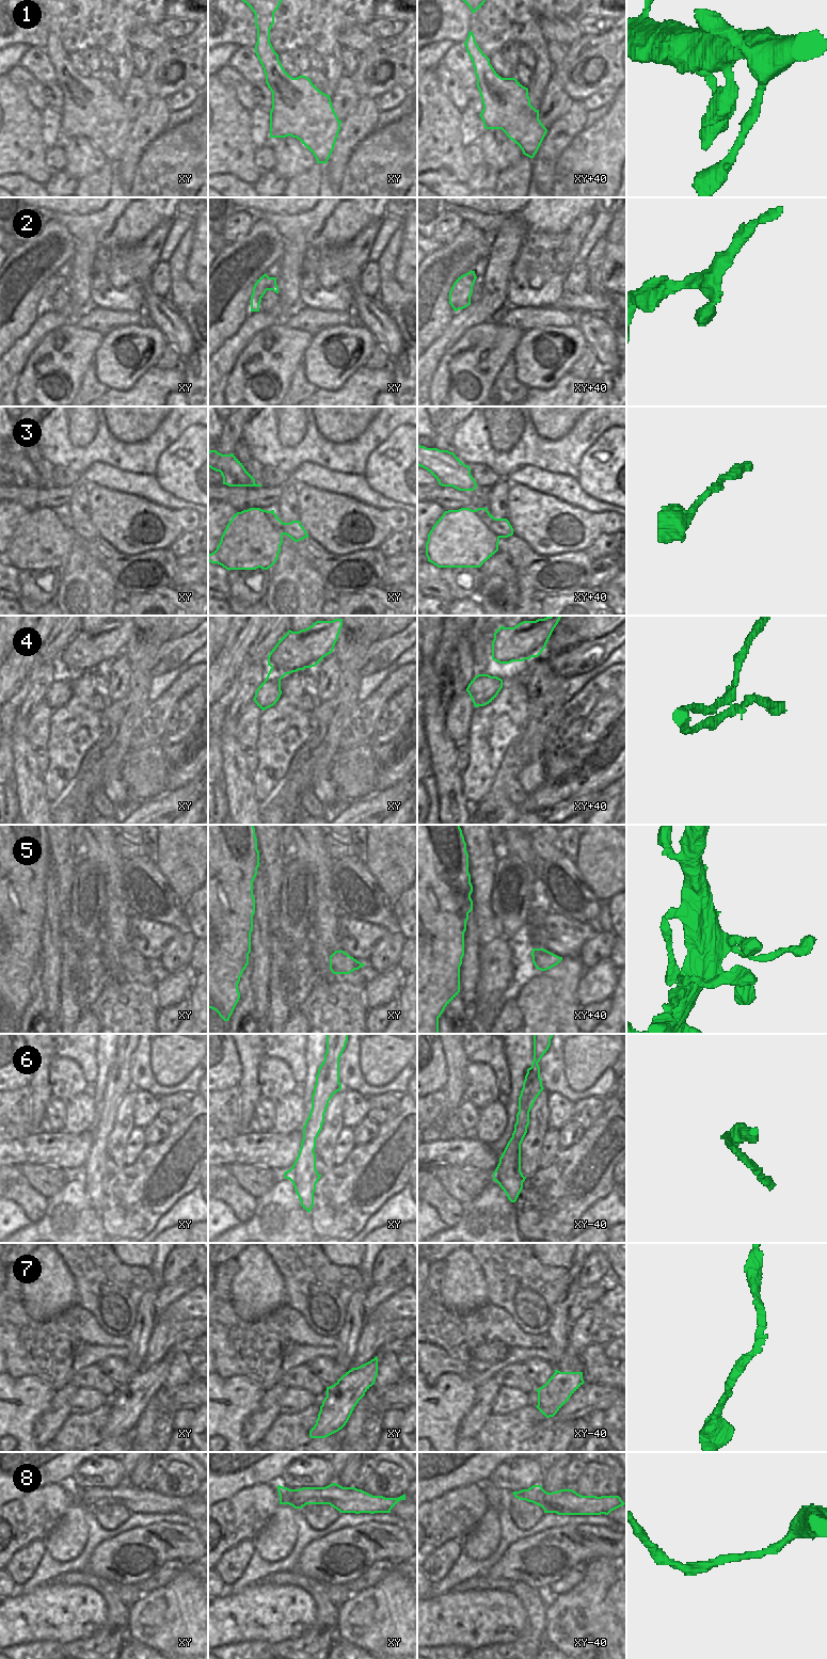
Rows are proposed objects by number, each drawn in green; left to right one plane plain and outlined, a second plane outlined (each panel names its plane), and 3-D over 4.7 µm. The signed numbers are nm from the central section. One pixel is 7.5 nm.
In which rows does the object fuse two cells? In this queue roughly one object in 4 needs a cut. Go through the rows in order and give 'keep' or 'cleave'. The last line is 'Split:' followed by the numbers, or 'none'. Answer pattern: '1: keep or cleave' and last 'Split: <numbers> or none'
1: keep
2: keep
3: keep
4: keep
5: keep
6: keep
7: keep
8: keep
Split: none

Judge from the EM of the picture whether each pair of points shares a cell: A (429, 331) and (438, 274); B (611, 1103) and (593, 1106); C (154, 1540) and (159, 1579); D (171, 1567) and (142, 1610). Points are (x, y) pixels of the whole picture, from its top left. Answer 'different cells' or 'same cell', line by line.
A: same cell
B: different cells
C: different cells
D: different cells

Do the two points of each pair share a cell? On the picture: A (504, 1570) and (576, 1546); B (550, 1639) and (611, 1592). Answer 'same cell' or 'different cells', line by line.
A: same cell
B: same cell

